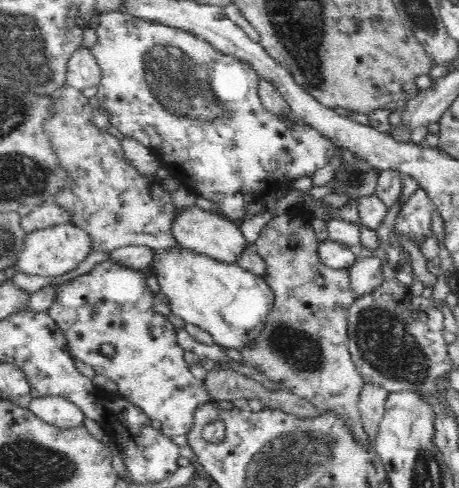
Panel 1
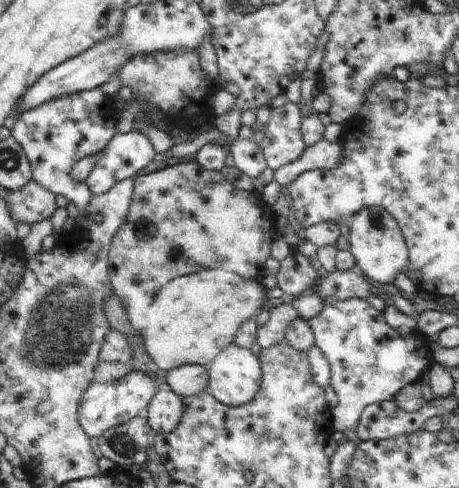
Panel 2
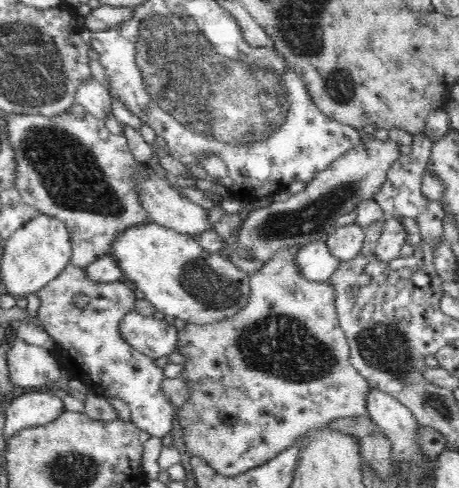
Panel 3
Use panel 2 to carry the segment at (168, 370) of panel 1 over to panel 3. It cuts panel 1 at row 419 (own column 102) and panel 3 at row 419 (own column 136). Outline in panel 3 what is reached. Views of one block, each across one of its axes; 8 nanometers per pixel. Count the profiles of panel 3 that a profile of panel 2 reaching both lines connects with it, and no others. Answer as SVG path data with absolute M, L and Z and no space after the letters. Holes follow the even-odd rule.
M68 264L56 280L38 292L42 300L36 316L56 342L54 350L60 358L62 372L68 374L68 378L82 380L90 392L102 398L124 400L130 406L130 422L138 430L164 438L172 432L180 410L164 392L164 368L154 362L156 358L134 348L122 334L122 322L134 312L138 300L134 290L136 288L128 282L96 282L86 274L86 270ZM76 296L86 296L86 306L76 308Z

